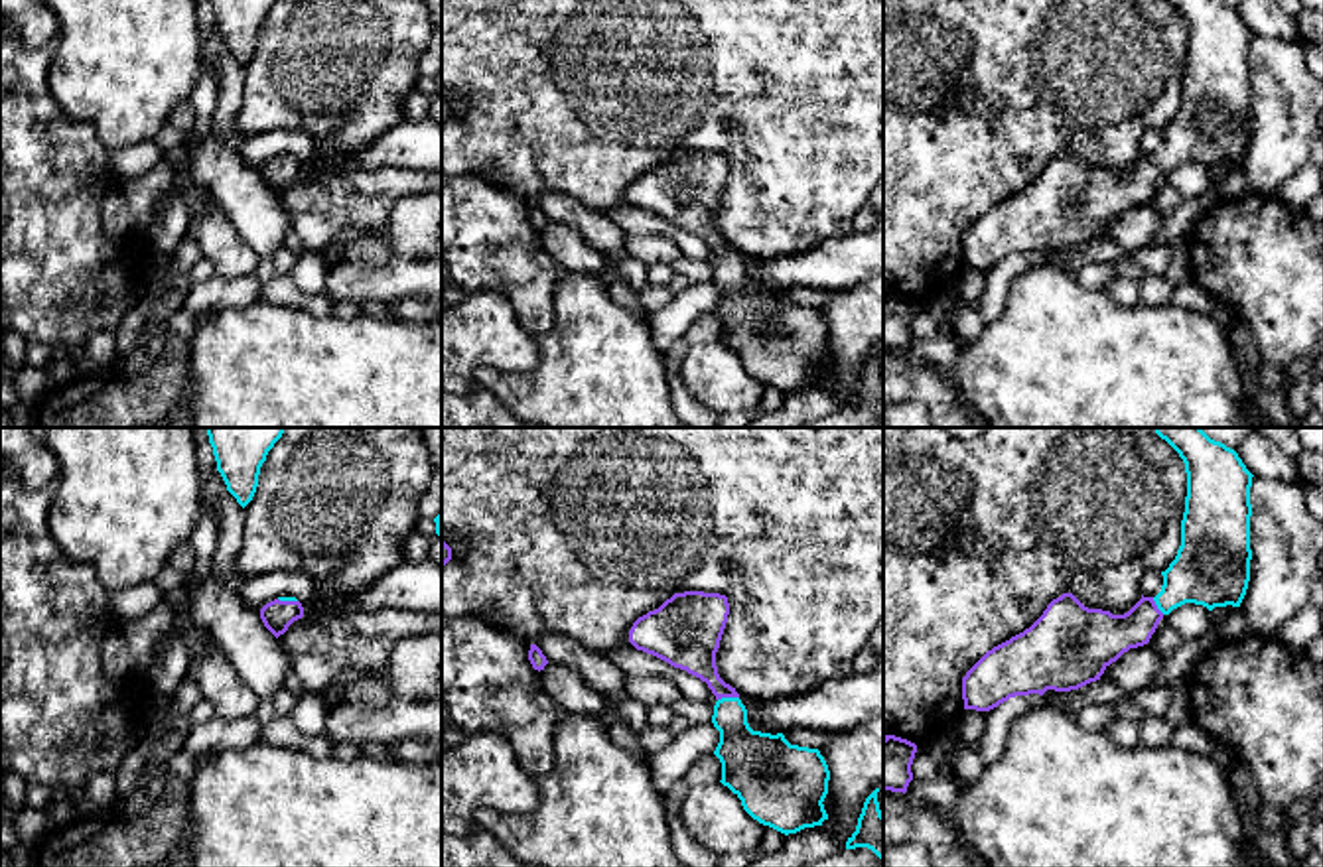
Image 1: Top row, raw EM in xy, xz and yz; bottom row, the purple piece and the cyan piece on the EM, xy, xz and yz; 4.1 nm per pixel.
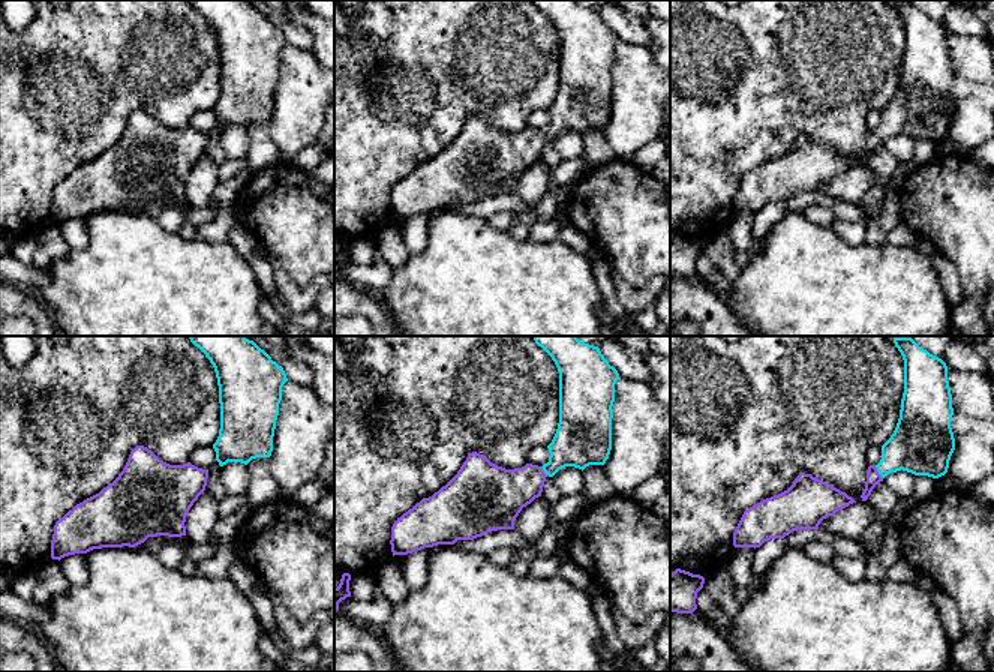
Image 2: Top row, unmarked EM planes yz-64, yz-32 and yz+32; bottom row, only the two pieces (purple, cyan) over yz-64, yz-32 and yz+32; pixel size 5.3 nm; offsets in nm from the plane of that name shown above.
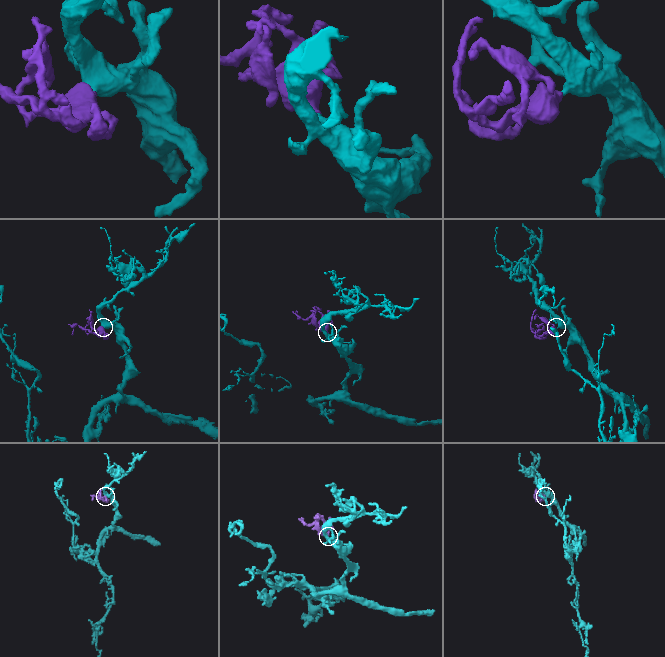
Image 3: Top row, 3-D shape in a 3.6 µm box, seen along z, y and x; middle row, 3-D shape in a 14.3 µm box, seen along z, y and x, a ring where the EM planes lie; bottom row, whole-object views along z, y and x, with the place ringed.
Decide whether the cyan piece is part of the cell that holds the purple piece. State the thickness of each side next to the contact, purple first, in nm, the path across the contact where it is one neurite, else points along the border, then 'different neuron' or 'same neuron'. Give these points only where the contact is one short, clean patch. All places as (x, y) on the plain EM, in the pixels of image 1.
200 nm thick on the purple side, 200 nm on the other; runs through xz (693, 205), (712, 239), (728, 255), (730, 278), (744, 312); same neuron

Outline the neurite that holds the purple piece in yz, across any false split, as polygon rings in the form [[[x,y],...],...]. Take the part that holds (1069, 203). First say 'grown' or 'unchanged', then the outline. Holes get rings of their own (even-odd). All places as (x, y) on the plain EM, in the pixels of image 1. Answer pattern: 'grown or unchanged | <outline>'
grown | [[[1167,0],[1187,32],[1181,104],[1163,134],[1161,150],[1144,156],[1124,173],[1084,166],[1073,152],[1053,158],[1023,191],[988,209],[962,236],[964,268],[990,270],[1015,254],[1047,248],[1071,250],[1100,238],[1104,229],[1130,207],[1149,201],[1159,179],[1173,167],[1195,162],[1240,166],[1250,140],[1250,45],[1252,32],[1238,12],[1220,0]]]

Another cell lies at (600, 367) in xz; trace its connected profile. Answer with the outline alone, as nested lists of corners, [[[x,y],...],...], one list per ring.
[[[560,268],[554,288],[554,327],[536,337],[540,365],[530,372],[481,367],[475,370],[475,378],[493,392],[505,410],[540,428],[690,428],[672,410],[664,359],[651,337],[649,321],[615,303],[607,284],[605,274],[576,274]]]

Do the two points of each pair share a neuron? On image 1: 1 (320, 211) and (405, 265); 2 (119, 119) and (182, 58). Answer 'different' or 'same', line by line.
1: different
2: same

